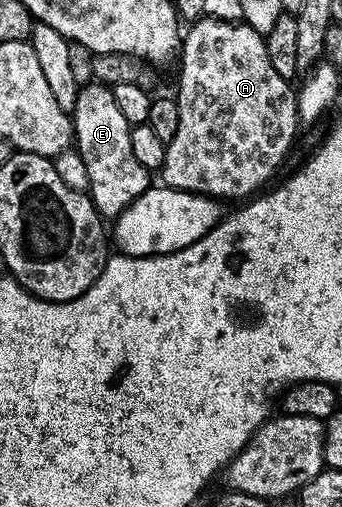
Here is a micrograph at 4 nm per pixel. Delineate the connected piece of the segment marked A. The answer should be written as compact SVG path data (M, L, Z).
M204 16L191 25L192 28L183 33L182 47L178 52L178 65L180 64L180 89L174 92L174 99L178 106L178 134L166 145L166 158L162 175L163 183L170 188L177 188L180 191L196 192L198 195L215 197L217 201L240 200L259 193L265 187L264 183L275 174L284 160L284 155L292 148L292 139L296 136L296 124L298 125L298 96L292 92L292 84L270 66L270 54L266 54L264 37L259 36L249 24L235 20L216 20L212 16Z

